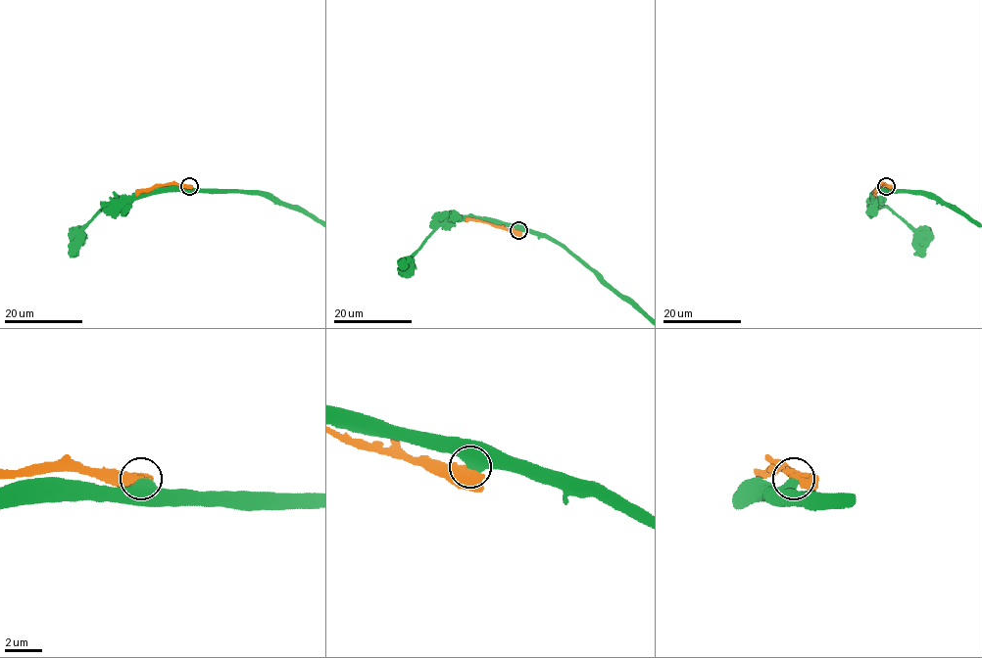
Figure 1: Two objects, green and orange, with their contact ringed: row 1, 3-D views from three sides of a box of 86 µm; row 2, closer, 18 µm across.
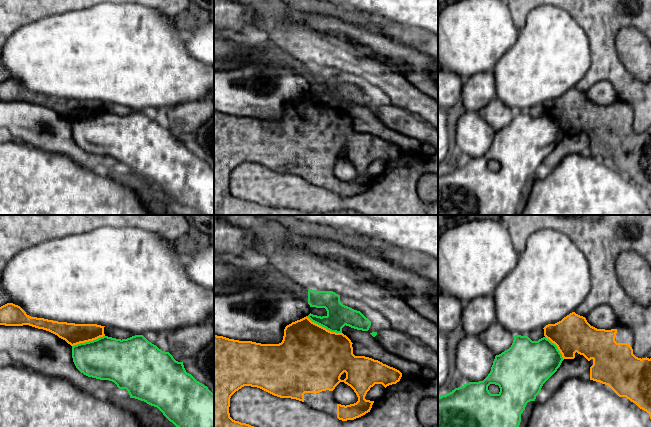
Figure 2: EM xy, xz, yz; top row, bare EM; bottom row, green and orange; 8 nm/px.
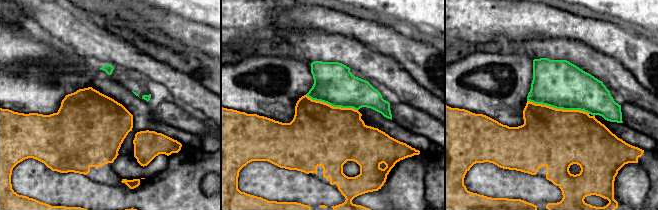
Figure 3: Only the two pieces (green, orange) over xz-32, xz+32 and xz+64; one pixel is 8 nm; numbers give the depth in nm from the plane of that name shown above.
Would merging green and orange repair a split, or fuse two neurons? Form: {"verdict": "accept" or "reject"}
{"verdict": "reject"}

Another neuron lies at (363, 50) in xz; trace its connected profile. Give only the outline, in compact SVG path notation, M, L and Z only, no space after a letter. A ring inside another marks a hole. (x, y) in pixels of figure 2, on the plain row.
M358 44L353 45L361 54L366 55L371 59L378 60L380 63L388 65L395 72L402 74L401 70L397 67L397 65L394 62L392 62L389 58L378 55L374 53L370 48L367 48L365 46L361 46Z

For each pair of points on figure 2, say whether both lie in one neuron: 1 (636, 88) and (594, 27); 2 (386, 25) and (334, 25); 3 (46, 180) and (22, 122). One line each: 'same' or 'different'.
1: same
2: different
3: different

